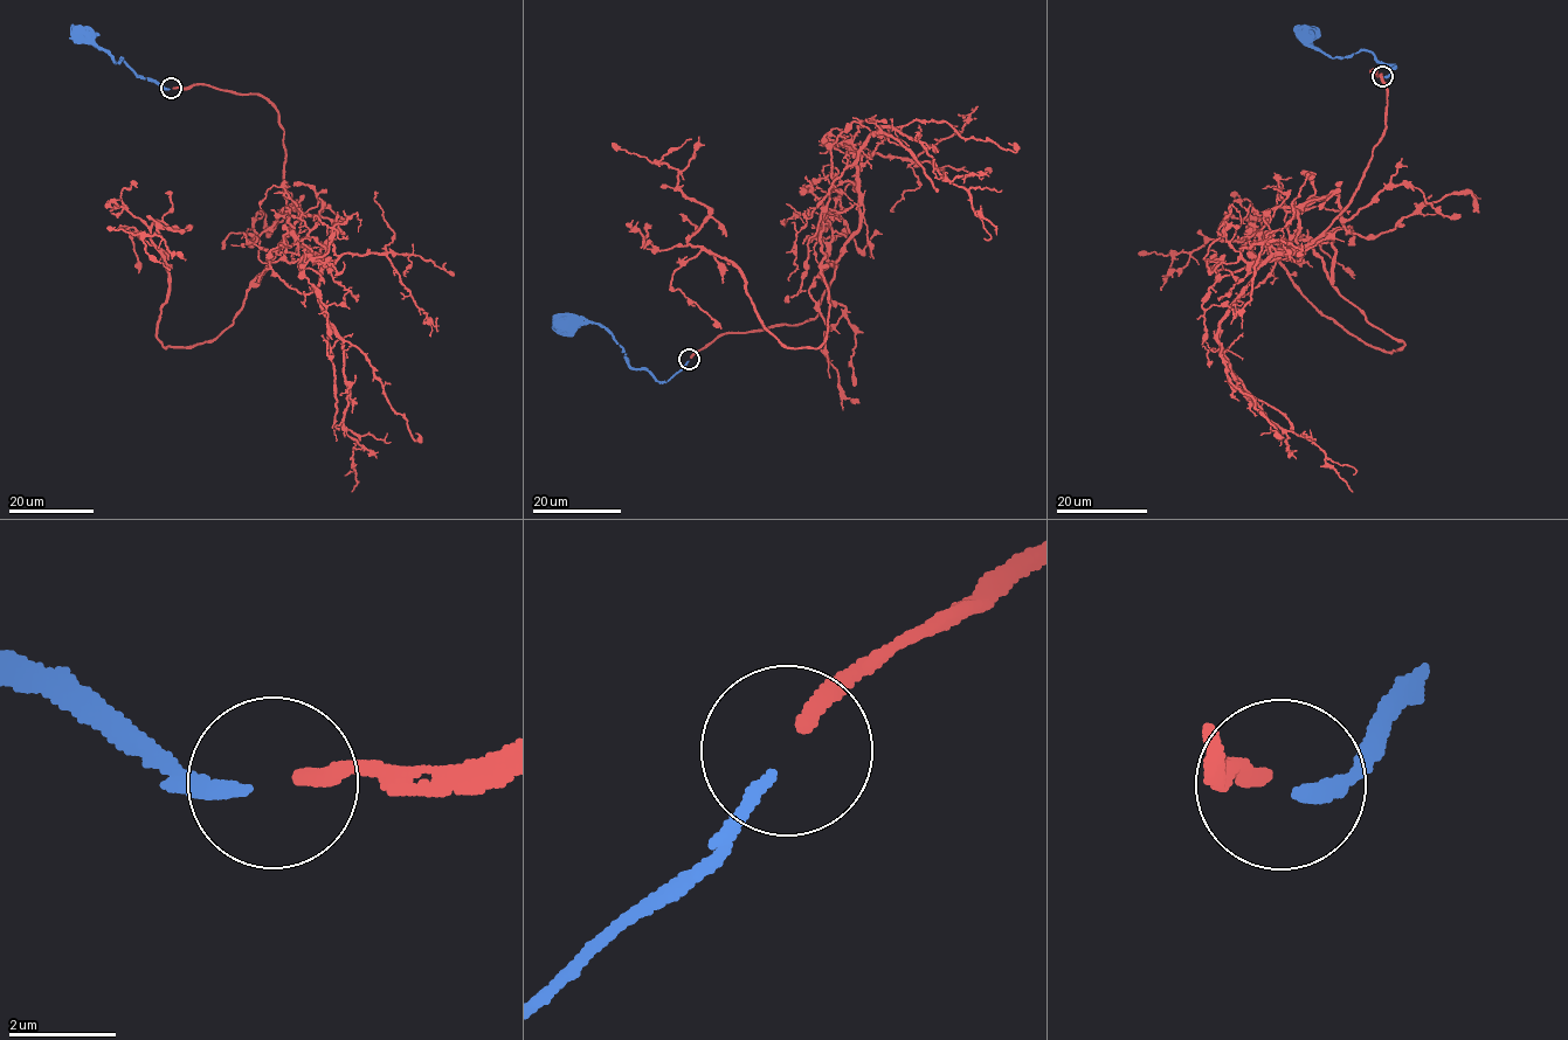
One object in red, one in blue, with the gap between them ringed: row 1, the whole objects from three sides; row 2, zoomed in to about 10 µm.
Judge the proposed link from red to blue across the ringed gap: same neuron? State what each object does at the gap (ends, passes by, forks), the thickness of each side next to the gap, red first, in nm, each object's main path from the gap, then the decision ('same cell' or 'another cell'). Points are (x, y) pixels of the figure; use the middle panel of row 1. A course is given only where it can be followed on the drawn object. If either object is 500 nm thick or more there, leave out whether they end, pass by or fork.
red ends there; blue ends there; 320 nm thick on the red side, 240 nm on the other; red runs (690, 358), (816, 318), (841, 250), (826, 339), (786, 348), (688, 242), (709, 209), (678, 171), (612, 143); blue runs (689, 360), (668, 381), (658, 382), (648, 371), (629, 365), (610, 332), (594, 323), (570, 327), (567, 325); another cell

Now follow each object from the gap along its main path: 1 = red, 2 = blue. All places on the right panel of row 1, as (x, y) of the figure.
1: (1381, 75), (1386, 131), (1325, 231), (1333, 285), (1404, 345), (1385, 352), (1321, 316), (1256, 230), (1138, 252)
2: (1383, 77), (1396, 67), (1386, 66), (1367, 50), (1330, 57), (1313, 48), (1307, 34)

